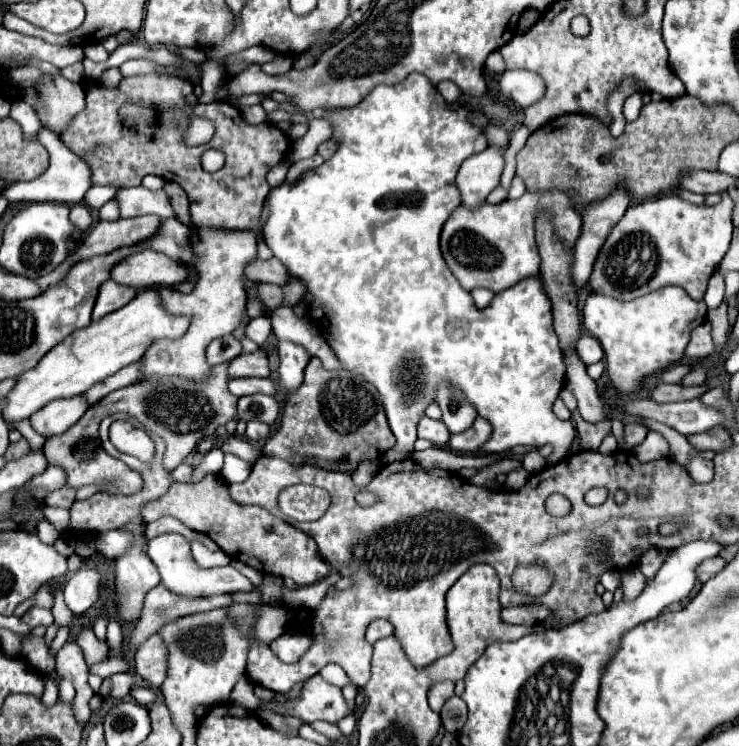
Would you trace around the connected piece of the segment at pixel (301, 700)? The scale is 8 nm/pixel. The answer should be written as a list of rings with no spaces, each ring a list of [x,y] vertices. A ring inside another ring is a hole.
[[[320,674],[308,678],[300,696],[288,698],[282,694],[274,694],[268,706],[258,706],[256,710],[270,710],[280,716],[294,716],[304,724],[312,724],[316,720],[336,724],[354,710],[348,706],[342,690],[330,682],[326,682]]]

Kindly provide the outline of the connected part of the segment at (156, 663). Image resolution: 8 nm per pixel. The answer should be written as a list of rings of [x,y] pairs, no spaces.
[[[152,634],[136,652],[134,656],[134,670],[138,676],[148,680],[154,688],[160,688],[160,684],[166,678],[166,648],[158,634]]]

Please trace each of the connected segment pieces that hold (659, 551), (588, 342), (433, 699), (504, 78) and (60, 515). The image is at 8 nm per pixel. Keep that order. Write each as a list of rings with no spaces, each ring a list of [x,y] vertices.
[[[652,548],[652,550],[644,552],[644,554],[640,556],[640,564],[638,564],[640,572],[642,572],[648,580],[654,578],[656,570],[664,564],[664,560],[668,558],[668,554],[670,554],[670,550],[664,550],[664,548]]]
[[[582,336],[576,344],[576,350],[578,350],[578,356],[586,362],[586,366],[604,358],[604,350],[594,336]]]
[[[438,682],[428,690],[428,704],[440,712],[444,702],[454,694],[454,682]]]
[[[506,70],[498,78],[498,86],[502,94],[512,98],[522,108],[528,108],[532,102],[544,98],[544,80],[528,70]]]
[[[40,504],[40,508],[42,508],[46,520],[52,522],[60,534],[64,534],[64,530],[68,528],[68,522],[70,522],[70,512],[66,508],[52,508],[48,504]]]

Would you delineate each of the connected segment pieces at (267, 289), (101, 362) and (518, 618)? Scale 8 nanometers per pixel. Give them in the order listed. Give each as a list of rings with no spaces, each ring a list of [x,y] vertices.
[[[260,284],[258,288],[258,298],[270,308],[276,310],[278,306],[284,304],[284,290],[276,284]]]
[[[150,288],[150,290],[140,290],[138,296],[126,304],[124,308],[104,316],[102,320],[98,322],[92,322],[88,328],[80,328],[76,332],[72,332],[64,342],[60,342],[58,346],[54,346],[32,370],[20,374],[16,386],[8,392],[6,400],[4,400],[4,410],[2,410],[2,418],[4,422],[12,424],[12,422],[20,422],[20,420],[26,420],[30,418],[36,410],[40,410],[42,406],[46,406],[48,402],[52,400],[58,400],[58,398],[74,398],[76,394],[84,394],[92,384],[104,380],[106,376],[118,372],[120,368],[136,362],[142,358],[144,350],[148,348],[148,344],[152,340],[158,340],[158,338],[178,338],[182,336],[184,332],[188,330],[188,318],[176,318],[176,316],[170,316],[162,306],[160,306],[160,298],[156,296],[156,290]]]
[[[522,604],[522,606],[506,606],[502,610],[502,618],[508,624],[540,624],[546,616],[550,614],[550,610],[544,604]]]

